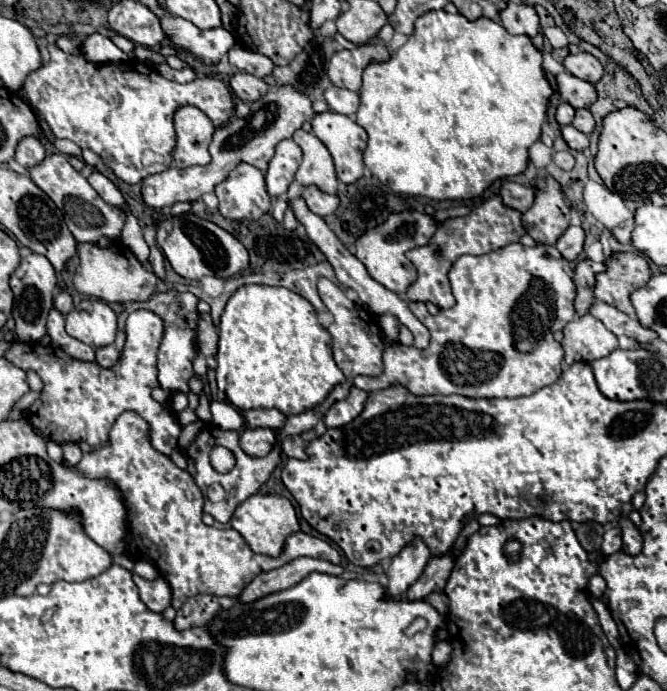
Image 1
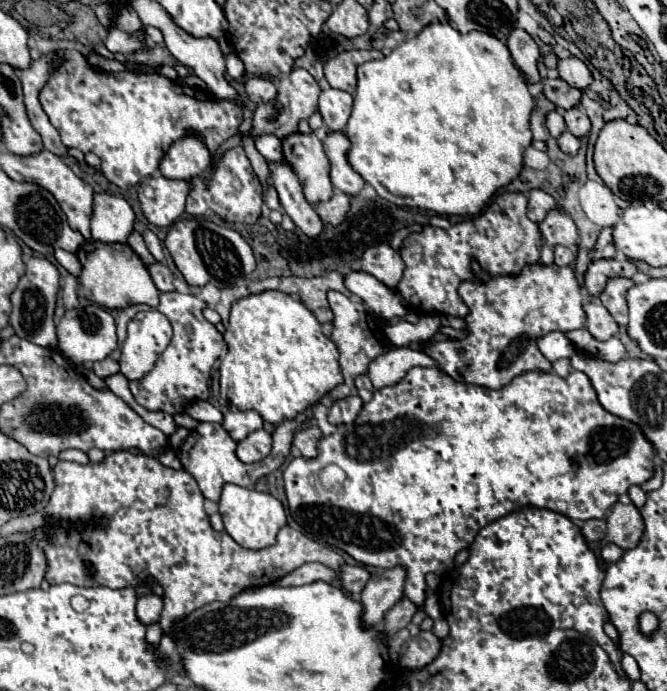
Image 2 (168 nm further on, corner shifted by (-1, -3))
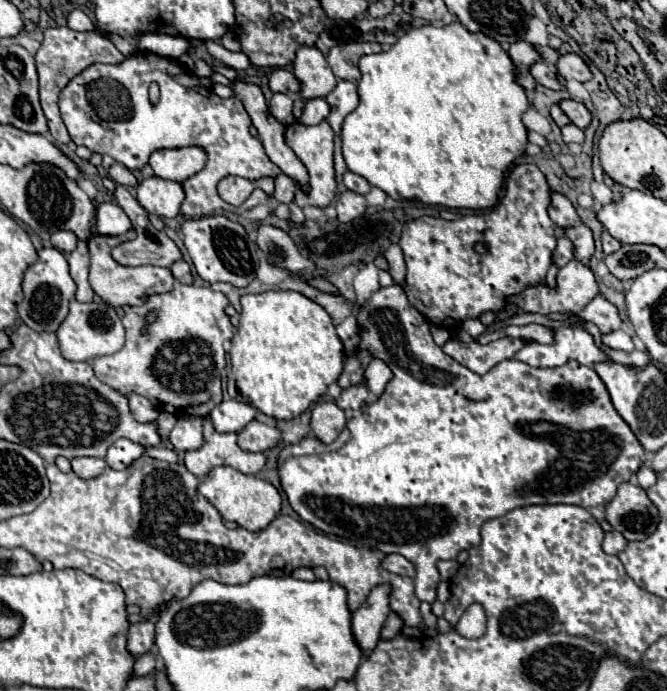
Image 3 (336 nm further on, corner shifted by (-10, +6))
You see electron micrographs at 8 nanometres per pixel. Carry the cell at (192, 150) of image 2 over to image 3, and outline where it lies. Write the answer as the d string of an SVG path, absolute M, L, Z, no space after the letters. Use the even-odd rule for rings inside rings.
M200 146L176 148L176 150L156 150L150 156L150 166L154 174L166 180L184 182L186 178L198 174L206 166L208 154Z

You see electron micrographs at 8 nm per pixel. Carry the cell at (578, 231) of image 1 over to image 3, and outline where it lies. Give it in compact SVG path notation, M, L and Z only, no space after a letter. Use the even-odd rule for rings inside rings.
M562 236L558 240L556 250L554 250L554 264L560 268L560 266L568 264L572 258L574 258L574 246L572 246L572 242L566 236Z

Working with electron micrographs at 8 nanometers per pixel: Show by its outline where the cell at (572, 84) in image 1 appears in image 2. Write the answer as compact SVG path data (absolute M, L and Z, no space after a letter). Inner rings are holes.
M543 79L543 95L561 109L577 107L581 99L581 91L567 85L563 79Z

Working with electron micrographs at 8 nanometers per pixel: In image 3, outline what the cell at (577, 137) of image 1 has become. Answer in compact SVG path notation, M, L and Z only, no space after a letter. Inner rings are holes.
M566 124L566 126L562 128L562 138L564 138L566 144L570 144L570 142L578 142L578 144L582 144L582 142L584 142L584 132L582 132L578 126Z

